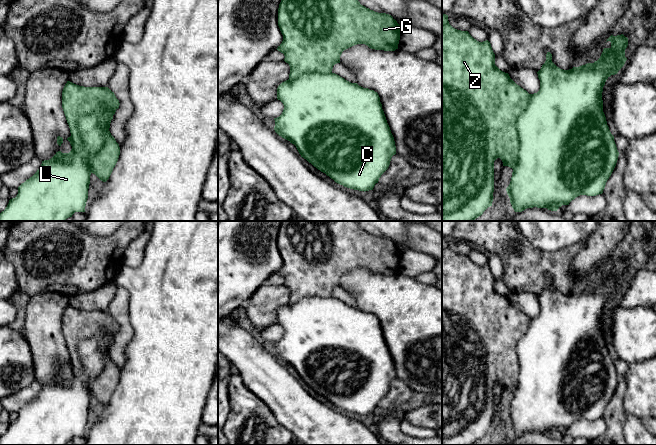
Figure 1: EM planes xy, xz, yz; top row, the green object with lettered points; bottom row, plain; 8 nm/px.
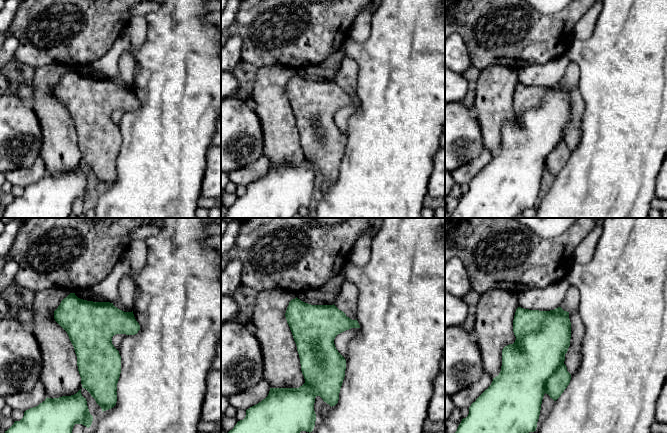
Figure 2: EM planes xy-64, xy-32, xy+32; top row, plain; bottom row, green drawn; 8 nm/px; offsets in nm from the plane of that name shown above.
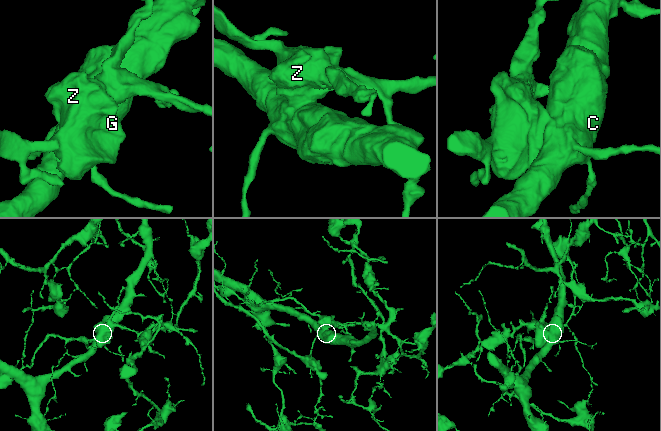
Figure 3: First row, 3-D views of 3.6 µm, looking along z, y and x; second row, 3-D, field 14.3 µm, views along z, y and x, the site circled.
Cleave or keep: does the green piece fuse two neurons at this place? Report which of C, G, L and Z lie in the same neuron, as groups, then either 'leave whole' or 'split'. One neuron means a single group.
C L / G Z | split

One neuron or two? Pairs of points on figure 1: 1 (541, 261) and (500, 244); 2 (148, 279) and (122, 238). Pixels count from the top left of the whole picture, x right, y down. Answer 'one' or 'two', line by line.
1: one
2: two

